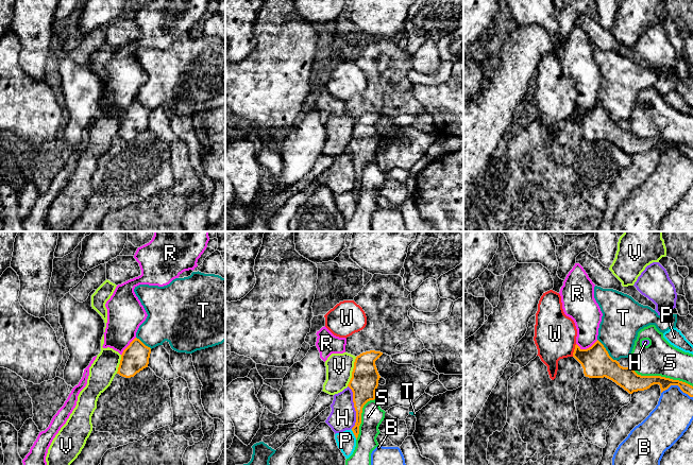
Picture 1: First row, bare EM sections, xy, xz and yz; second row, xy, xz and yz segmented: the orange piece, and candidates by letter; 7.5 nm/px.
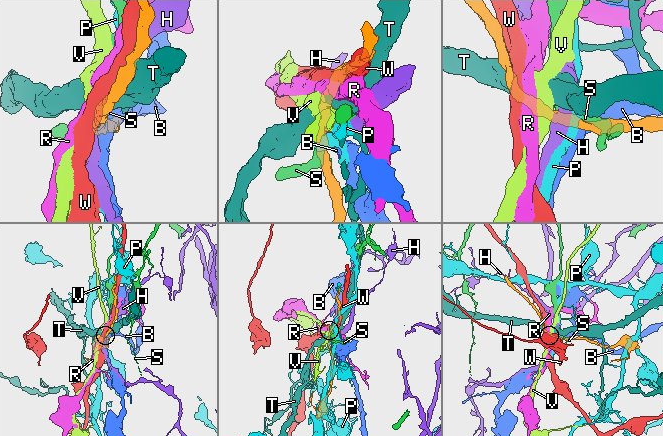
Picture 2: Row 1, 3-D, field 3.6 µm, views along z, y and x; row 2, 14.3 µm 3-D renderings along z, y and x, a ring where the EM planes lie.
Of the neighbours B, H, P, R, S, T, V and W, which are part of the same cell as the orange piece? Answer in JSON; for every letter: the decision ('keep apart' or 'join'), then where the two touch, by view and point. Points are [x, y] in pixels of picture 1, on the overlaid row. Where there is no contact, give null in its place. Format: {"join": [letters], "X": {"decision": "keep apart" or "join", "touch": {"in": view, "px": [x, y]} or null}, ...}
{"join": [], "B": {"decision": "keep apart", "touch": {"in": "yz", "px": [677, 384]}}, "H": {"decision": "keep apart", "touch": {"in": "xz", "px": [354, 407]}}, "P": {"decision": "keep apart", "touch": {"in": "xz", "px": [354, 434]}}, "R": {"decision": "keep apart", "touch": {"in": "yz", "px": [587, 348]}}, "S": {"decision": "keep apart", "touch": {"in": "yz", "px": [660, 376]}}, "T": {"decision": "keep apart", "touch": {"in": "yz", "px": [606, 350]}}, "V": {"decision": "keep apart", "touch": {"in": "xz", "px": [352, 372]}}, "W": {"decision": "keep apart", "touch": {"in": "yz", "px": [574, 350]}}}

